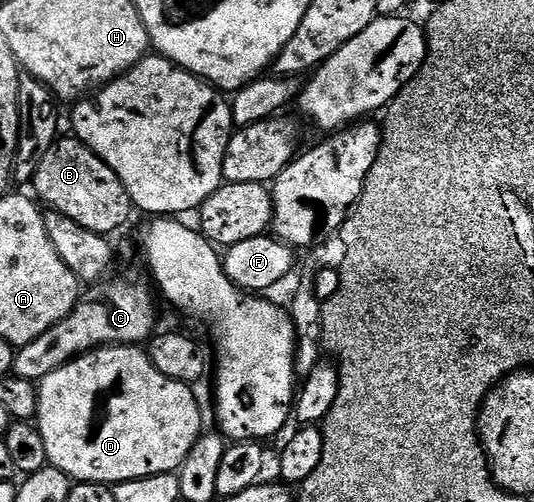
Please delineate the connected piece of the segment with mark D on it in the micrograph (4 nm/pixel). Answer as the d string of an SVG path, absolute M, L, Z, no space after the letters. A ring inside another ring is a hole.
M109 344L84 352L82 356L76 356L68 364L63 364L57 370L45 374L43 379L38 381L37 395L35 397L35 416L37 427L41 434L41 442L45 442L45 454L48 465L61 470L65 475L70 476L72 481L84 484L106 484L114 486L121 482L129 482L137 478L149 478L166 472L178 473L182 462L197 443L199 437L205 432L203 427L203 416L199 413L199 400L195 397L196 389L189 384L182 384L173 378L165 378L157 366L149 359L142 347L129 344Z

